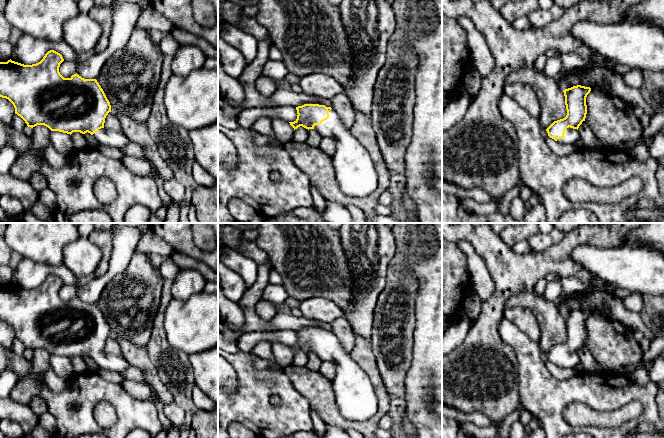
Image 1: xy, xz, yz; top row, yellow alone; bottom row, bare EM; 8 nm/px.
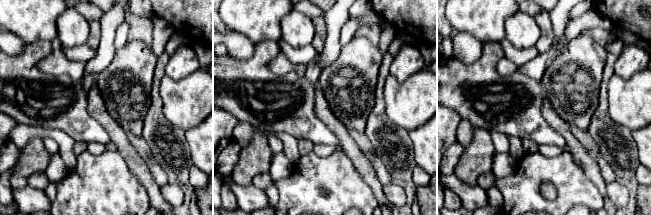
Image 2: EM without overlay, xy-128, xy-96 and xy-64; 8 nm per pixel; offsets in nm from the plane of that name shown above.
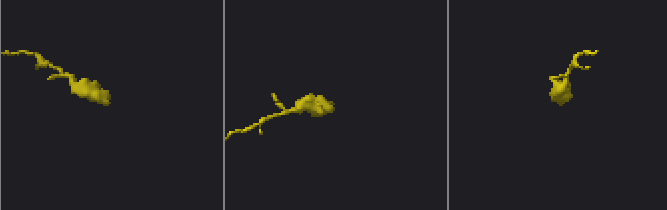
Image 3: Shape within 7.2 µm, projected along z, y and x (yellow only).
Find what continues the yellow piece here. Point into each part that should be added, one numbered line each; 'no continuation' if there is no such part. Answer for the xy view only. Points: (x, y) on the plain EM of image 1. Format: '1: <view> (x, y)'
1: xy (105, 361)

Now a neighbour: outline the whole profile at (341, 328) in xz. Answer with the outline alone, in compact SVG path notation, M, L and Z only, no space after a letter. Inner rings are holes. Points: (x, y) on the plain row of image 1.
M345 316L339 317L331 323L332 333L339 339L344 350L350 352L356 342L356 335Z

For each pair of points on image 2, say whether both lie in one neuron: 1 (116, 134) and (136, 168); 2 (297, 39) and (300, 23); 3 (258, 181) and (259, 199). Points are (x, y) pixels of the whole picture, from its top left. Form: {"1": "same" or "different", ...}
{"1": "same", "2": "same", "3": "different"}

